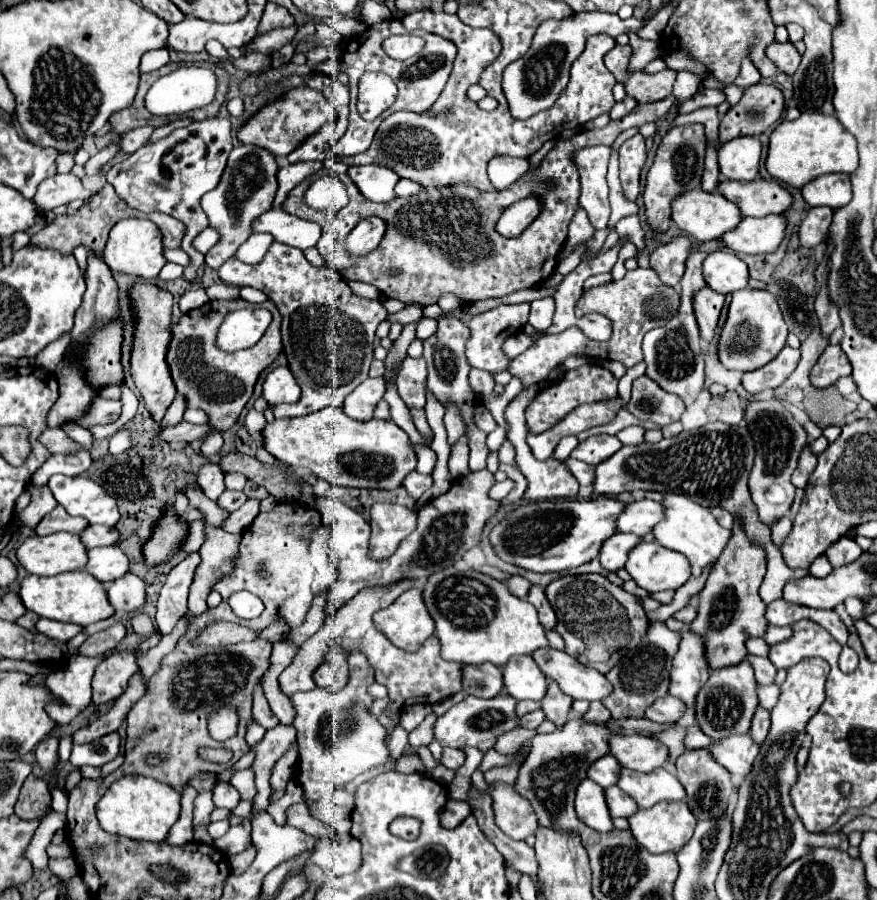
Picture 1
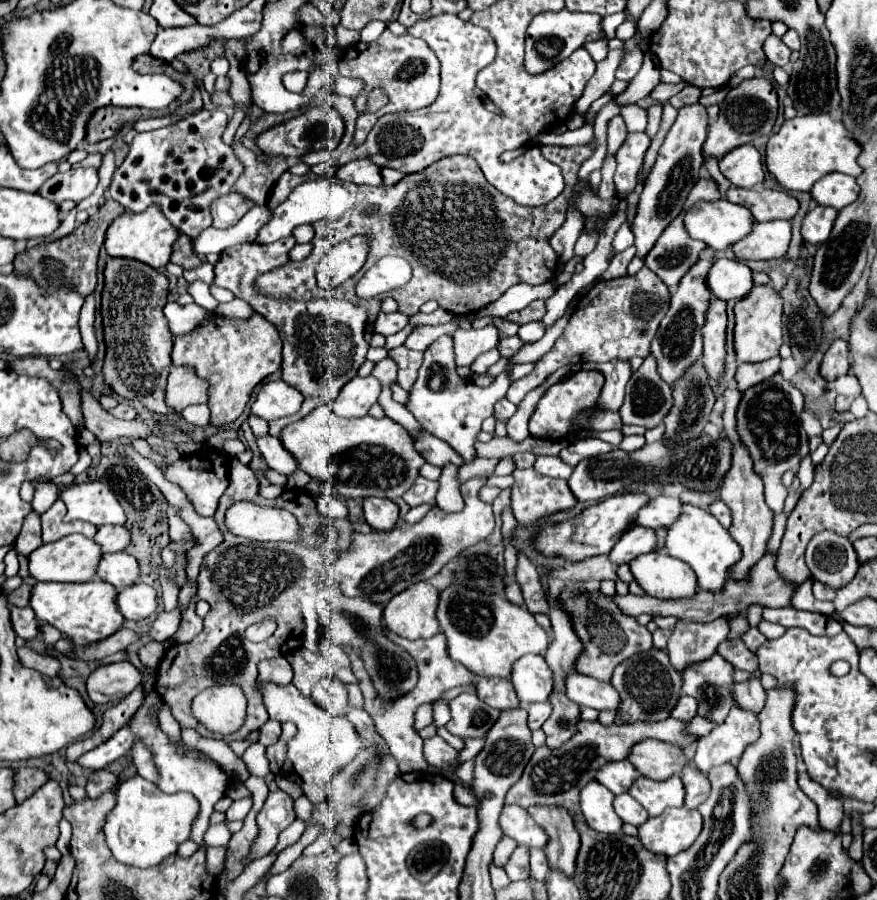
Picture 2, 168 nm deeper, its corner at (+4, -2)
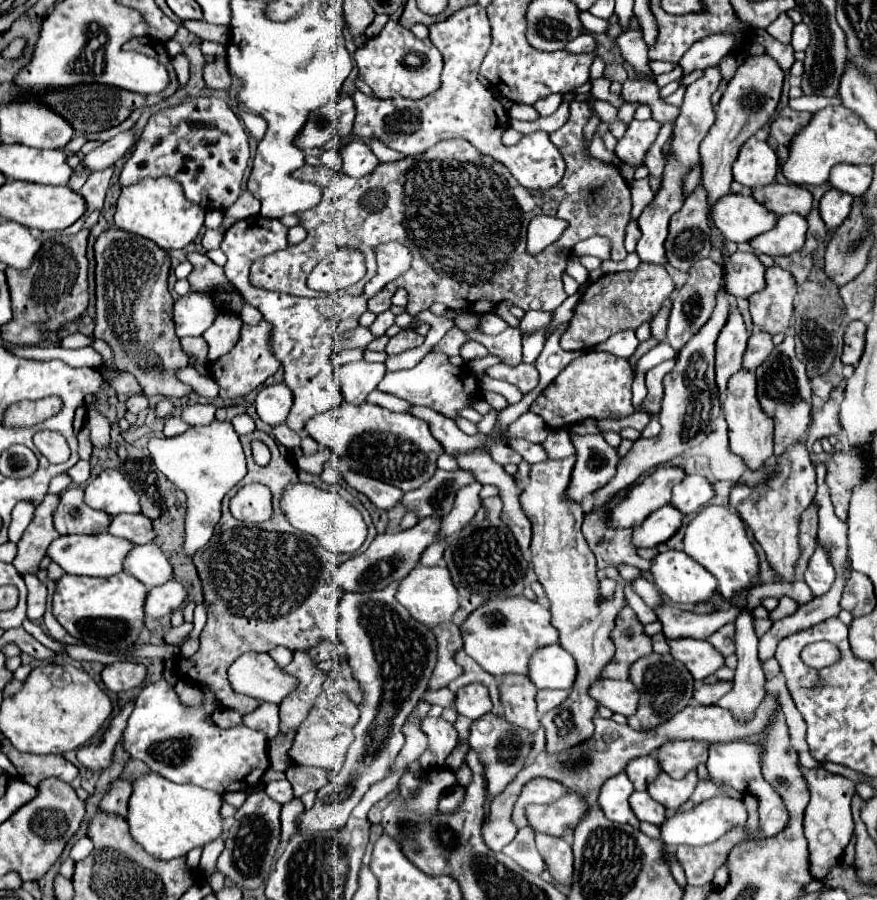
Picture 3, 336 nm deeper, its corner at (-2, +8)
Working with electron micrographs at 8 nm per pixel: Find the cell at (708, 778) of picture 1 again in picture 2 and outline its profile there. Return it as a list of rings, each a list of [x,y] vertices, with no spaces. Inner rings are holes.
[[[688,762],[684,766],[684,772],[680,772],[680,780],[684,782],[686,790],[686,808],[698,808],[712,788],[712,784],[708,784],[708,776],[700,772],[694,762]]]

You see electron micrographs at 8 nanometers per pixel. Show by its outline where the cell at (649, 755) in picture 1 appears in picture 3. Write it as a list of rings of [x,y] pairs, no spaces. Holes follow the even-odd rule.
[[[668,742],[658,748],[656,754],[662,770],[672,778],[684,778],[690,770],[696,770],[698,764],[708,758],[708,742]]]

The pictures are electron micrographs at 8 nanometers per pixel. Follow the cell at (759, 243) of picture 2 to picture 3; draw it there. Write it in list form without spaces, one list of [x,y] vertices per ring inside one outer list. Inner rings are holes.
[[[786,214],[778,218],[776,228],[772,228],[766,234],[760,234],[754,238],[752,248],[758,254],[768,256],[788,256],[792,252],[798,252],[806,242],[806,230],[808,224],[798,214]]]

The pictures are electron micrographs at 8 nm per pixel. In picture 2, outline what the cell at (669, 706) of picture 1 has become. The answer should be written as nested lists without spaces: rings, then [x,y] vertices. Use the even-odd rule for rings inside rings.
[[[680,696],[676,708],[672,708],[672,718],[676,720],[690,720],[696,716],[696,700],[690,696]]]

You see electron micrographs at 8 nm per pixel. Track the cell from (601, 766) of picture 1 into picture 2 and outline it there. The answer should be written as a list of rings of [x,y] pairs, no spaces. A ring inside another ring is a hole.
[[[610,762],[604,764],[604,768],[600,768],[600,772],[596,772],[596,780],[604,786],[608,786],[614,794],[622,794],[628,790],[628,786],[638,778],[636,768],[628,762]]]

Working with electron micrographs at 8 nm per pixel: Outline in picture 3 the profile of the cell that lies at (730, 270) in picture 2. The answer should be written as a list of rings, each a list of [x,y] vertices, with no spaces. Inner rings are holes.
[[[734,252],[726,258],[726,288],[736,298],[750,298],[764,290],[764,264],[756,254]]]

